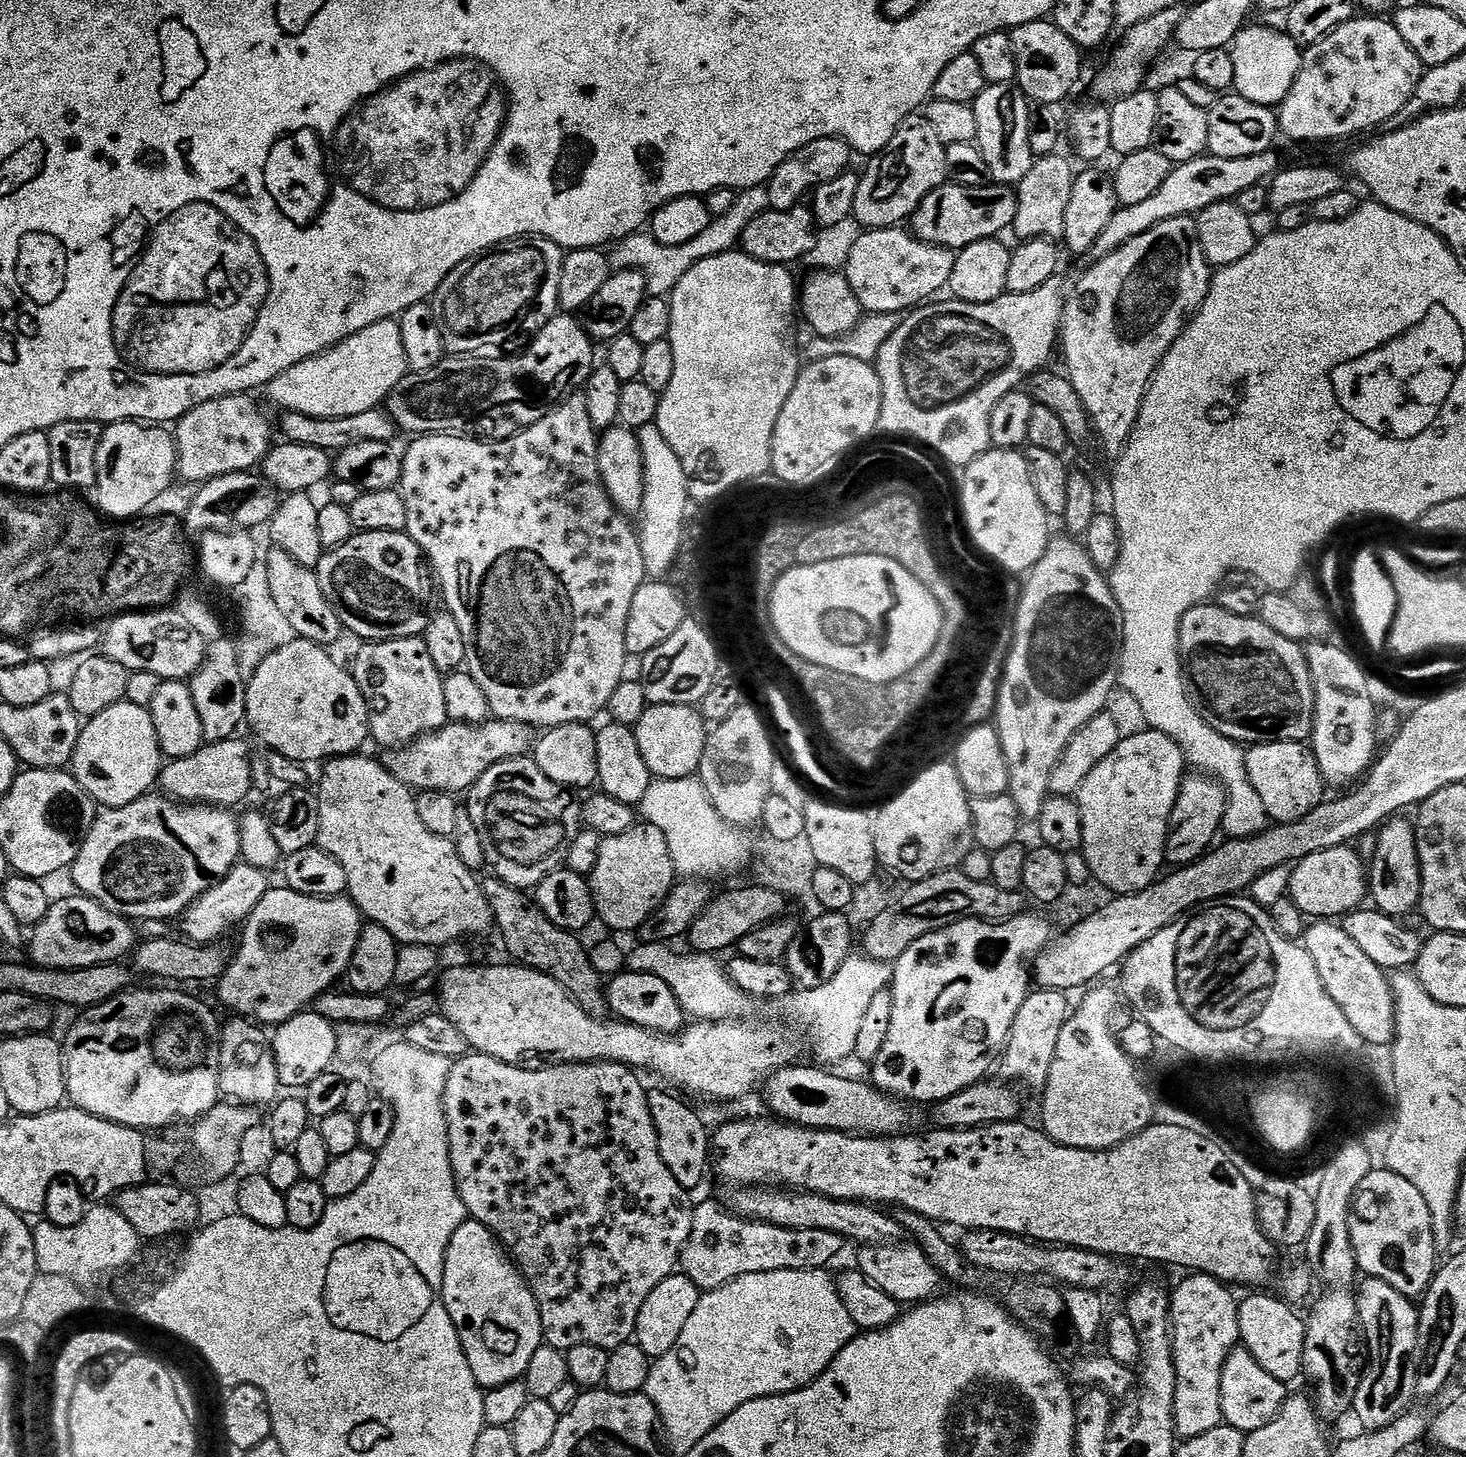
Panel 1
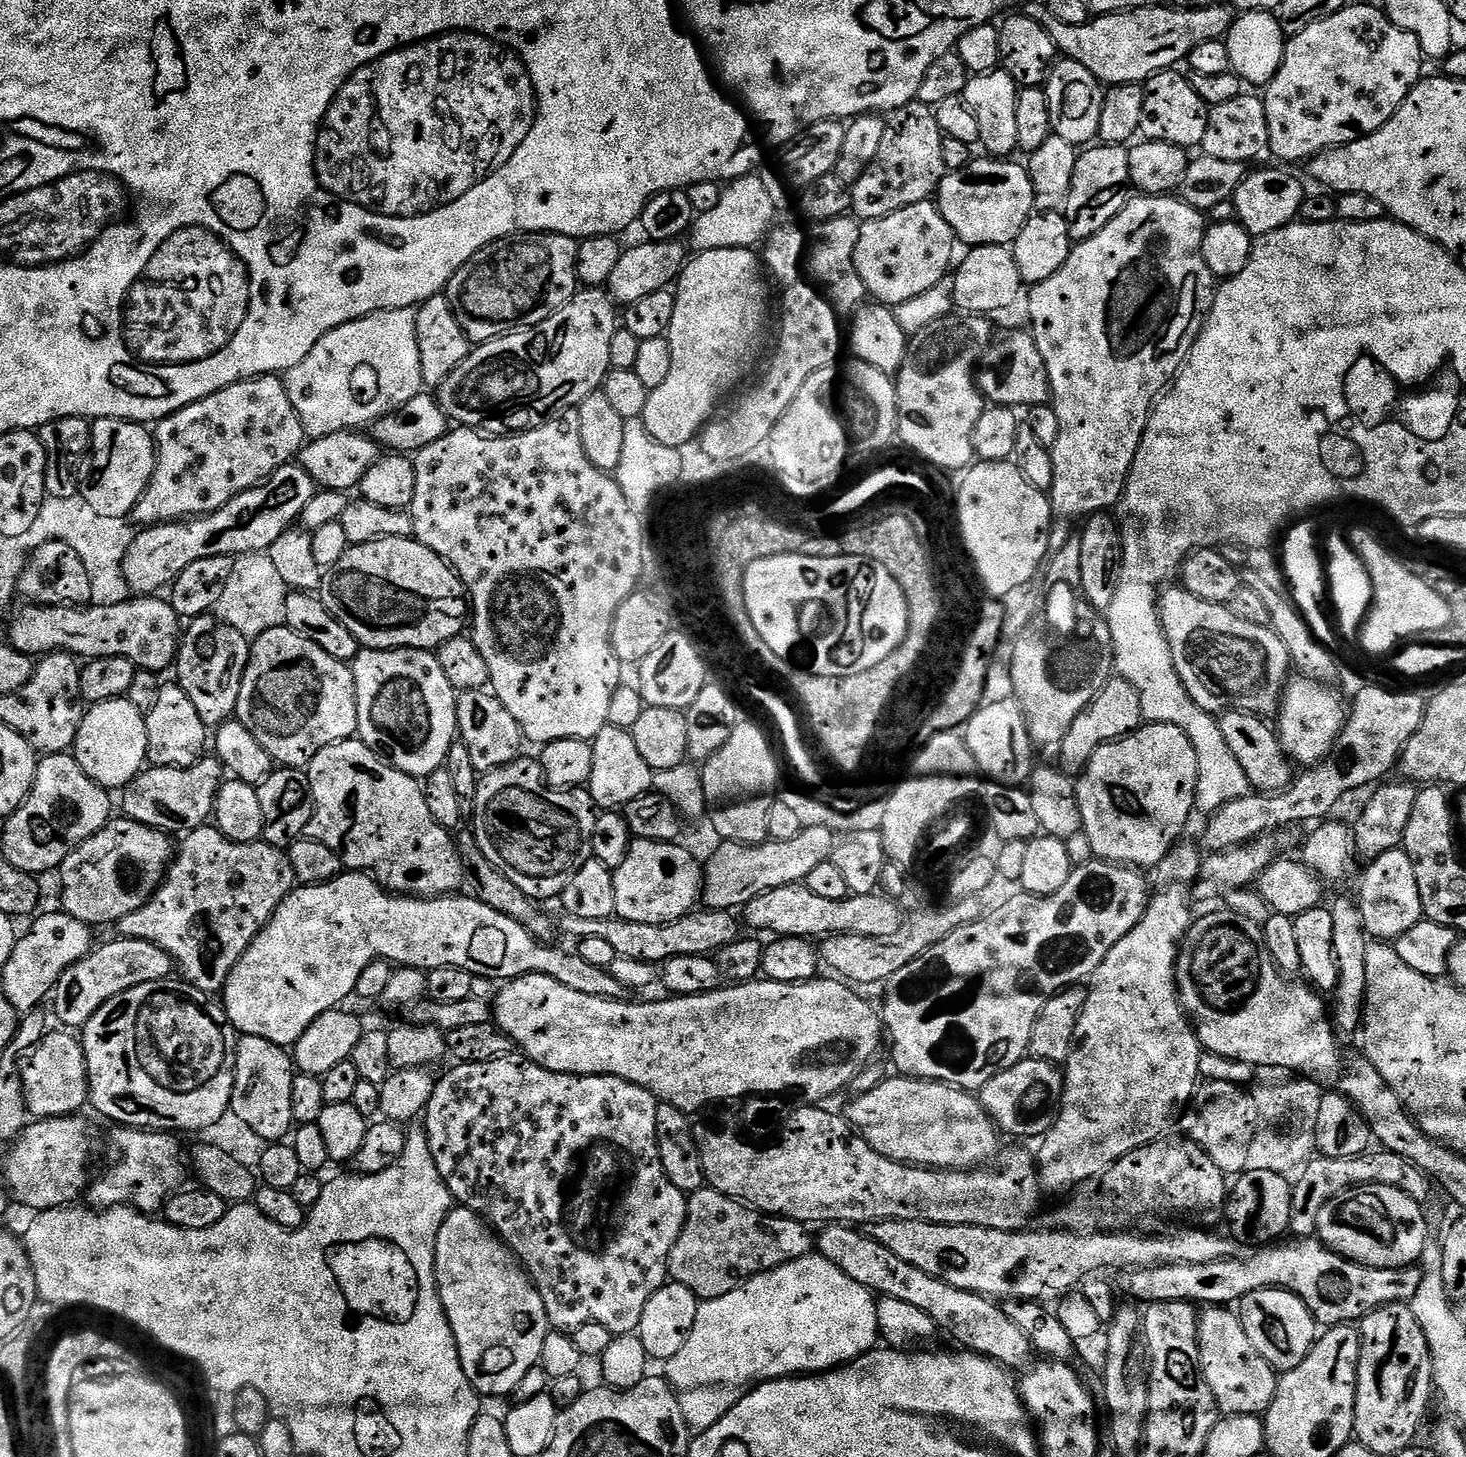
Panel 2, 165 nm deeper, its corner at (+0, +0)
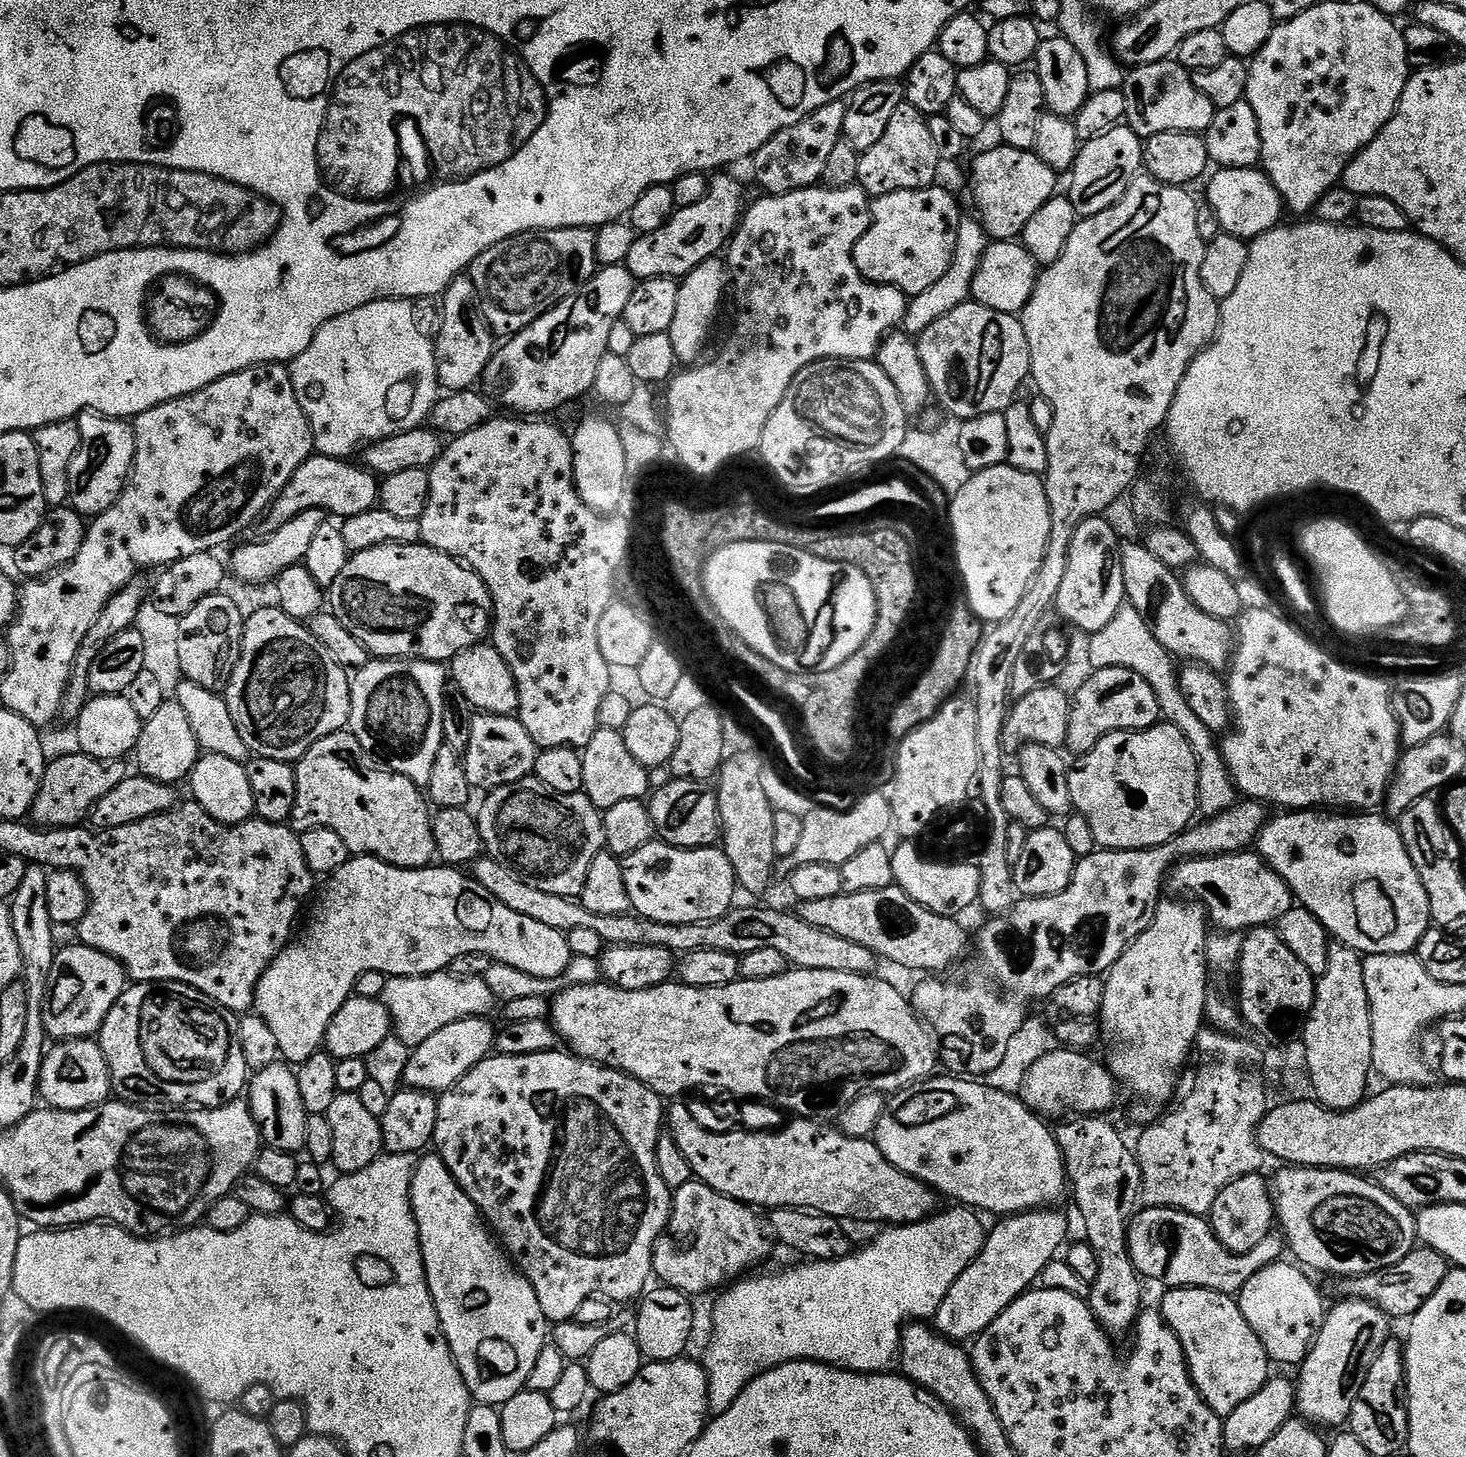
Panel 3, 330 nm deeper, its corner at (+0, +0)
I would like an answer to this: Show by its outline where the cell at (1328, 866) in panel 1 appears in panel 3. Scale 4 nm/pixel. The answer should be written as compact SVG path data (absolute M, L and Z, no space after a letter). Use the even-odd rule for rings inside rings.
M1255 851L1231 852L1225 856L1197 856L1180 861L1172 868L1166 880L1175 895L1187 898L1204 909L1209 921L1225 933L1243 933L1250 928L1263 928L1275 925L1294 906L1292 891L1273 868L1269 868Z

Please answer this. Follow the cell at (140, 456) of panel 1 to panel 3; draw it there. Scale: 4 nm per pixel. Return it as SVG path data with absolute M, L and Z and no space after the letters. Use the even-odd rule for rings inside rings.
M82 412L75 417L80 445L68 471L68 504L84 518L95 518L112 508L132 472L134 434L127 419Z

